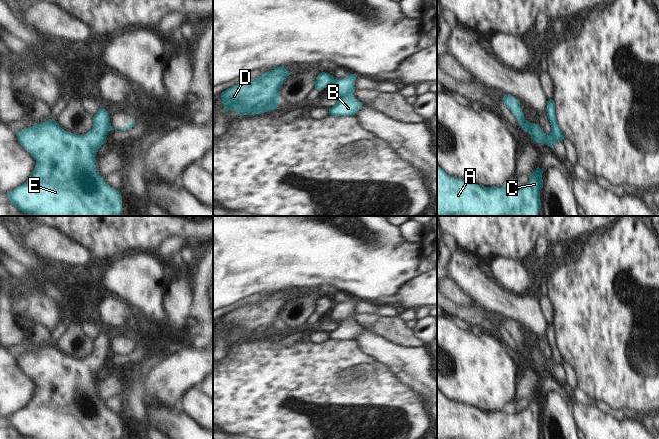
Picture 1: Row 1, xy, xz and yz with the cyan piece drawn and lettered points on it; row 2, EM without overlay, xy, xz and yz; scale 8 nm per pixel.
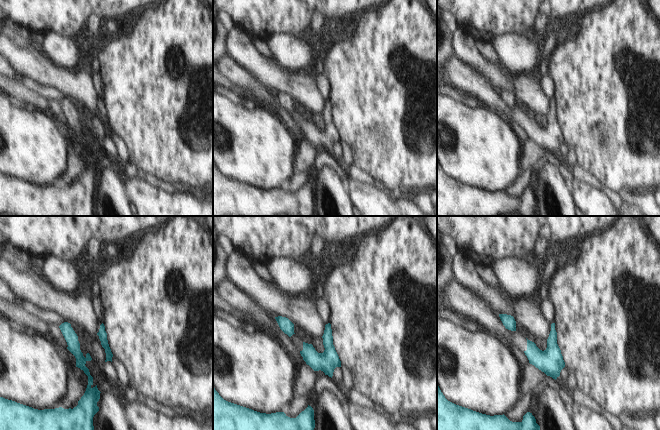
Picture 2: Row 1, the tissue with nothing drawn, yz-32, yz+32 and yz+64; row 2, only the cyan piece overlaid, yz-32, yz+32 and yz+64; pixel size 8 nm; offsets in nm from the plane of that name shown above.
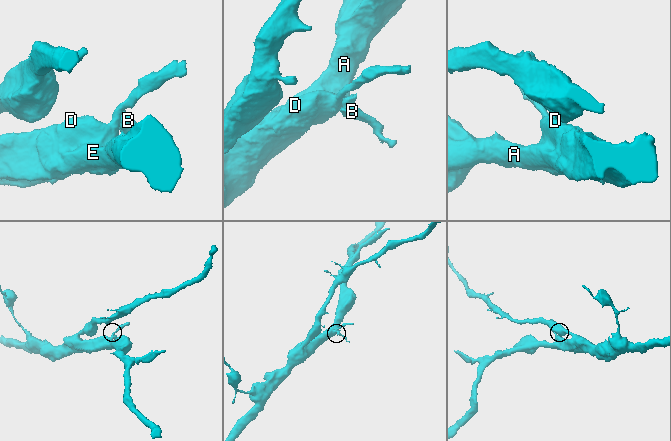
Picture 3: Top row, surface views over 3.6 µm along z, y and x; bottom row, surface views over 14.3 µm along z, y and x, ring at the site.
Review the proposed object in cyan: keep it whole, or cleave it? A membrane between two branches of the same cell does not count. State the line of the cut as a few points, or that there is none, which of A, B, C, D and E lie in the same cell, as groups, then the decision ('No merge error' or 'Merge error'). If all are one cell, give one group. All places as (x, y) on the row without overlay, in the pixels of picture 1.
Split along yz (524, 344), (524, 352), (527, 355). Groups: A C D E / B. Merge error

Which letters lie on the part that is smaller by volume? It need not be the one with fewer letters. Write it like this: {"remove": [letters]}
{"remove": ["B"]}

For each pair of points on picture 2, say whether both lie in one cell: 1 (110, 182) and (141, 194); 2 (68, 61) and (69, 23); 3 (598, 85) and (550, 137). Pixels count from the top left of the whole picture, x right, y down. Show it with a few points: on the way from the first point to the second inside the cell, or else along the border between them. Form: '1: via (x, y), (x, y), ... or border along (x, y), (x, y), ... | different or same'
1: border along (124, 184), (130, 205) | different
2: border along (46, 32), (55, 32), (70, 37) | different
3: border along (554, 102), (557, 121), (565, 142) | different

